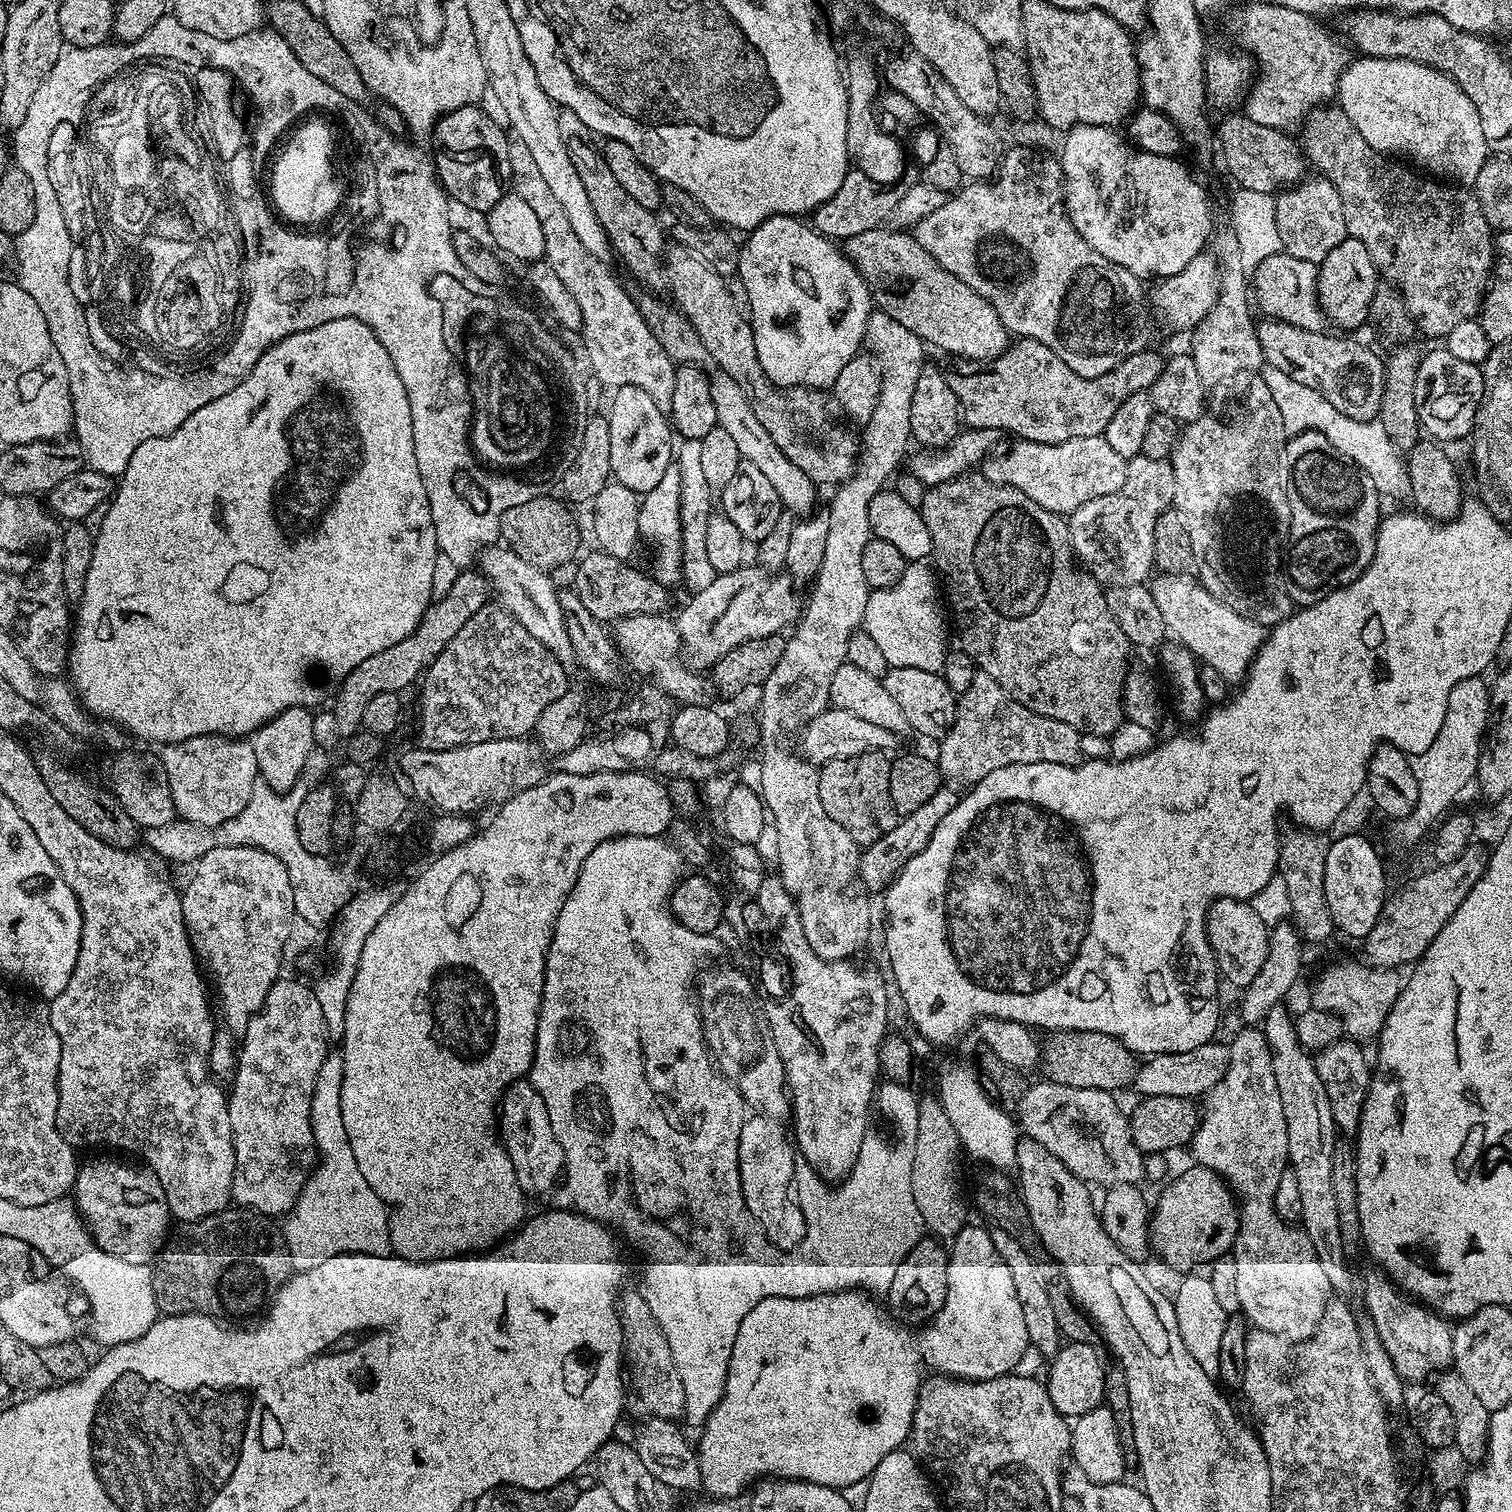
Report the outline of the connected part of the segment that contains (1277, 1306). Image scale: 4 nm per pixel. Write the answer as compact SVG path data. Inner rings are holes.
M1244 1026L1240 1030L1228 1044L1226 1074L1202 1096L1204 1108L1202 1104L1200 1125L1192 1135L1190 1151L1196 1159L1193 1161L1219 1174L1232 1189L1233 1197L1239 1200L1240 1232L1236 1235L1234 1255L1238 1266L1238 1302L1245 1321L1252 1328L1261 1328L1287 1340L1308 1340L1316 1332L1330 1299L1330 1289L1310 1238L1299 1227L1284 1223L1276 1213L1274 1194L1278 1190L1278 1178L1289 1167L1286 1114L1282 1114L1282 1098L1278 1094L1278 1082L1274 1082L1272 1051L1263 1031L1256 1026Z

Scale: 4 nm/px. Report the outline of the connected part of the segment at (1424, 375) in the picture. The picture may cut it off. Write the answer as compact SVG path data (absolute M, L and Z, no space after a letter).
M1444 346L1420 357L1418 382L1414 386L1416 413L1420 427L1432 440L1460 440L1469 435L1474 426L1476 411L1484 393L1484 374L1477 365L1454 358Z

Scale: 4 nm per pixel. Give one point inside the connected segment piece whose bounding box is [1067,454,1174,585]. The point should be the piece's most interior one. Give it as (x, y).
(1126, 518)

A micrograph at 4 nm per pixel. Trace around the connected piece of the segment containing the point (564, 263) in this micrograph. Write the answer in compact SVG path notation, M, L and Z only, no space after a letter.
M534 170L527 171L513 171L510 188L518 194L518 198L524 199L534 209L534 214L538 214L538 223L542 226L544 235L543 259L554 268L562 286L574 296L574 301L581 310L584 348L588 351L588 364L592 367L593 374L608 390L638 386L638 390L646 390L646 394L654 398L660 409L667 410L672 401L676 364L654 338L637 303L634 300L632 302L619 282L608 273L605 261L590 254L590 250L586 250L586 246L578 242L578 234L574 234L570 221L562 206L554 199L550 186L546 186L542 174Z

